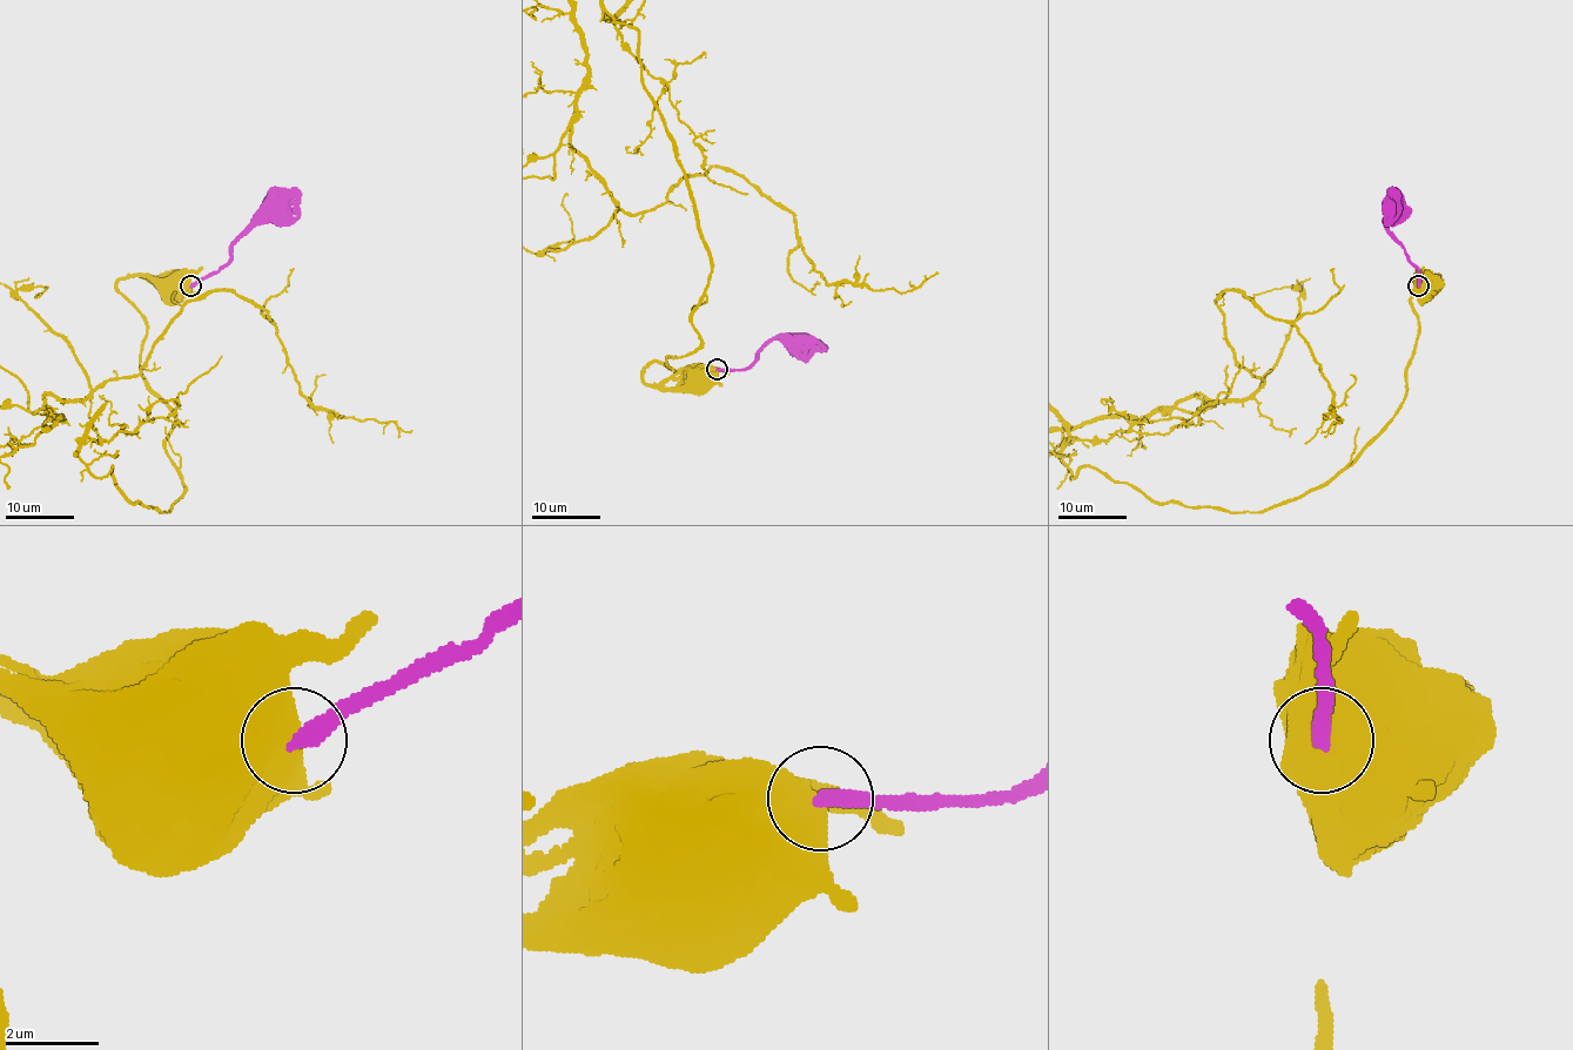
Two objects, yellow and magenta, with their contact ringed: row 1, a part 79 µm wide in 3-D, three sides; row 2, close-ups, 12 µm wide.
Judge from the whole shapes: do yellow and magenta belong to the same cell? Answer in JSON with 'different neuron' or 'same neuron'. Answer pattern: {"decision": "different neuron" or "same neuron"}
{"decision": "different neuron"}

